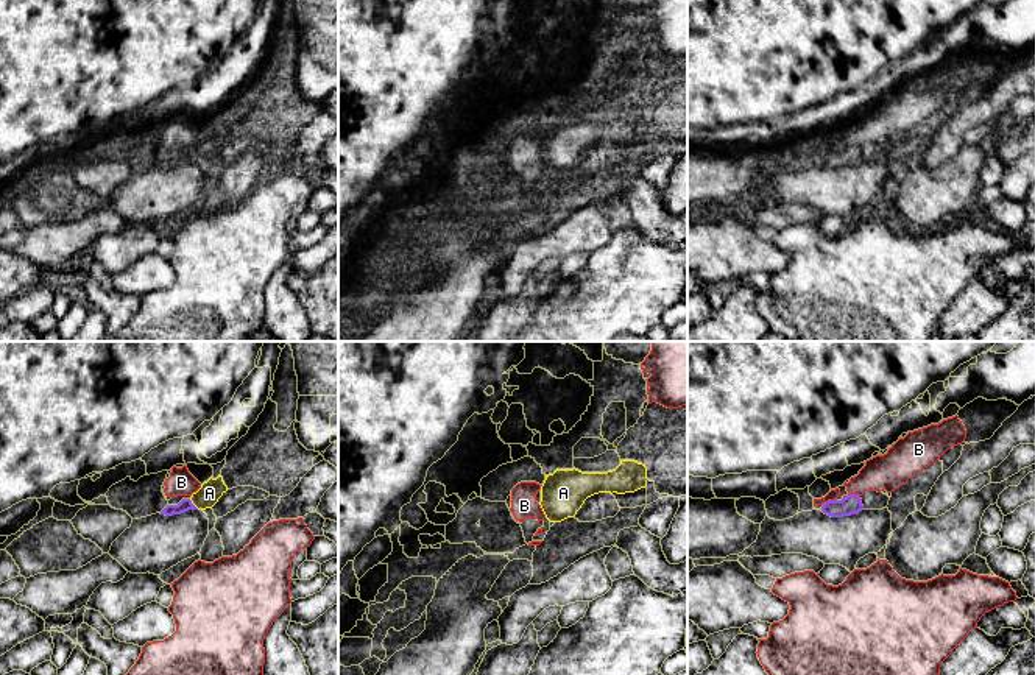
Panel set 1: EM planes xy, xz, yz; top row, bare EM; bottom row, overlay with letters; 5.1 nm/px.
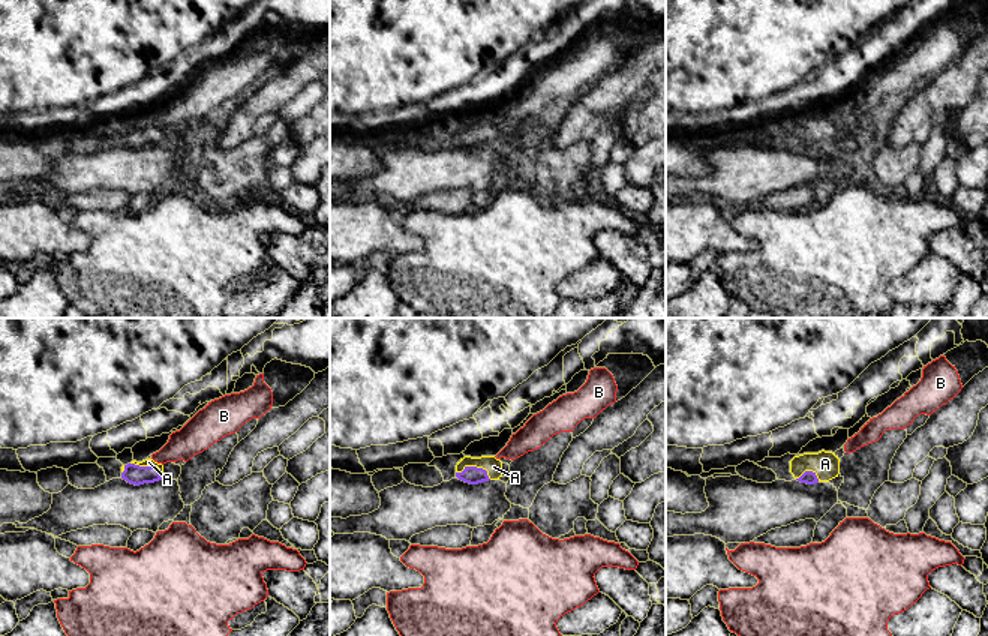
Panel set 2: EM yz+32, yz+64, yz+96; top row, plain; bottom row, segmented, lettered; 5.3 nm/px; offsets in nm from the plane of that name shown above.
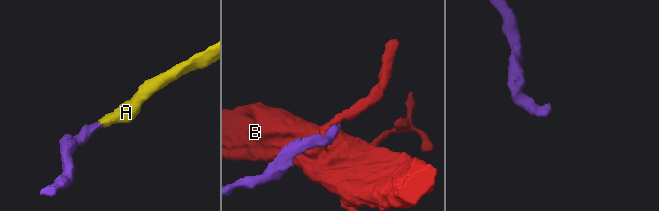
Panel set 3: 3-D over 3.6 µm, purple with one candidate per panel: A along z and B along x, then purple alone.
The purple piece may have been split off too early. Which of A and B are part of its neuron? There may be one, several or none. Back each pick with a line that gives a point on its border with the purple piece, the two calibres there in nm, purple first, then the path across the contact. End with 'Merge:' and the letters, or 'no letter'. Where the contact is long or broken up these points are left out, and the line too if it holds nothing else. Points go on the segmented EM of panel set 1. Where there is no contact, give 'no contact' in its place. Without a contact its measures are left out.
A: contact xy (192, 504); calibres 70 and 120 nm; way xy (184, 505), (192, 504), (209, 493)
Merge: A

